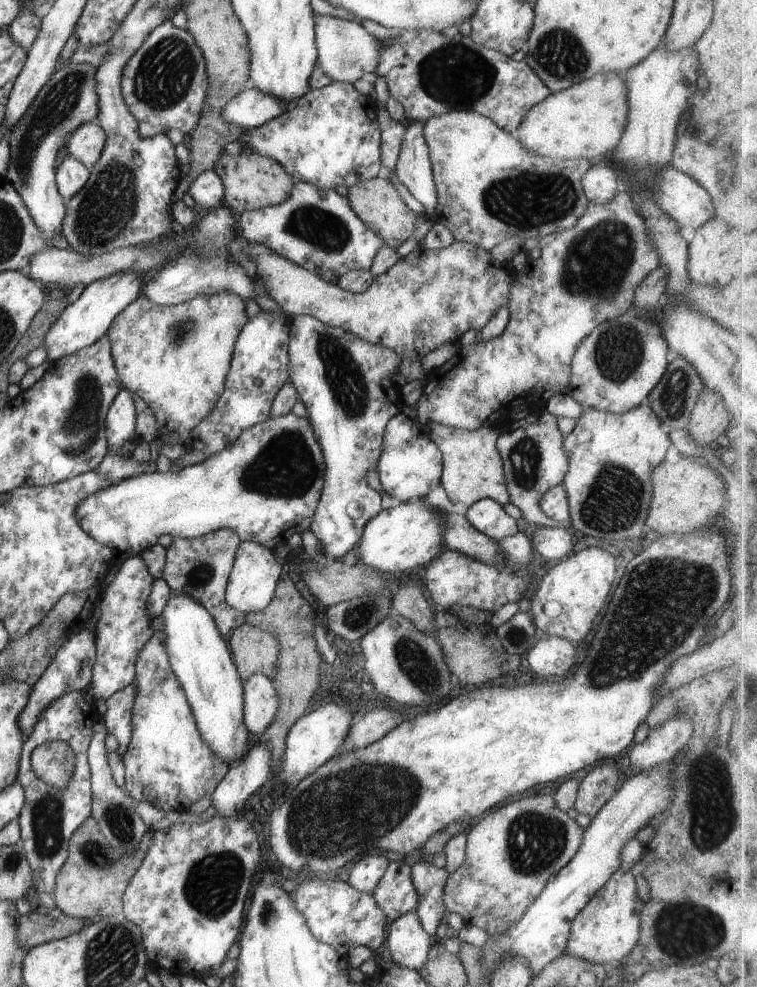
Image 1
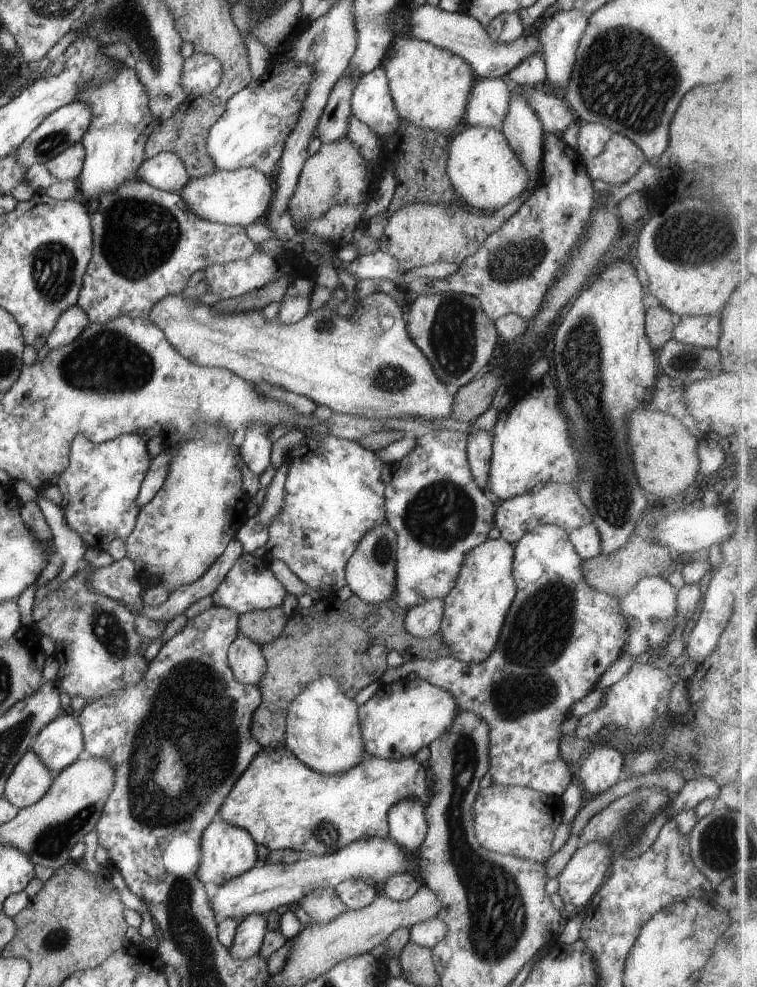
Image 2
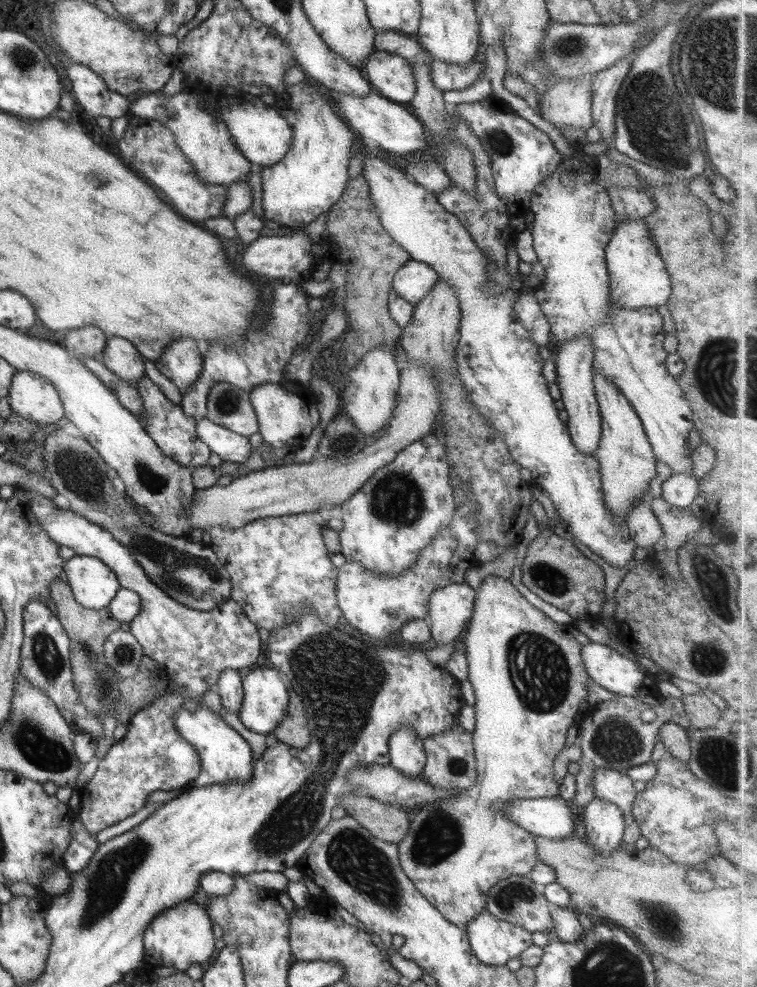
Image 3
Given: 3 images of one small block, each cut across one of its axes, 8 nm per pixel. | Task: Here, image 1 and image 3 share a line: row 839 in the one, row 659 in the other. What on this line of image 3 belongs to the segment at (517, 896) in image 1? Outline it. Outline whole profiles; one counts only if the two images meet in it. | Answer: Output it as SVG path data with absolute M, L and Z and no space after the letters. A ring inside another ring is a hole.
M488 575L482 581L482 584L476 590L474 598L474 610L472 616L467 623L466 636L464 644L466 644L466 658L468 665L468 676L466 683L471 683L475 691L476 703L475 709L475 728L471 734L473 737L473 750L477 762L477 777L474 785L460 791L456 797L450 797L445 802L435 802L425 808L421 808L418 814L414 814L412 822L410 822L410 830L408 834L397 844L399 850L399 861L402 870L406 876L414 883L418 889L432 906L440 911L440 914L450 921L452 924L465 928L467 924L474 920L486 906L487 894L490 888L500 882L504 878L510 878L514 874L528 876L530 870L536 866L538 855L536 855L536 841L534 835L525 831L522 827L511 822L509 818L505 818L503 810L501 810L510 800L520 800L520 798L550 798L555 797L560 792L559 776L561 768L558 760L561 758L562 751L565 749L566 734L570 726L576 725L576 716L578 714L585 715L588 710L580 710L582 700L587 696L587 681L589 676L582 663L581 648L582 645L571 634L569 624L560 624L549 618L538 608L534 607L518 589L510 582L509 579L497 575Z

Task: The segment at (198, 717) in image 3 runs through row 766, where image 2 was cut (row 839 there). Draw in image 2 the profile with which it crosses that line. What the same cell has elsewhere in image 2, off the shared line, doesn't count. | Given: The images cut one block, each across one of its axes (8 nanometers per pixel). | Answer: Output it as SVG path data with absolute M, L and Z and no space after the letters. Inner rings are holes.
M216 815L206 827L201 836L202 856L197 870L197 877L202 884L214 882L220 886L223 882L239 877L260 864L258 860L258 845L251 834L244 829L230 826Z

